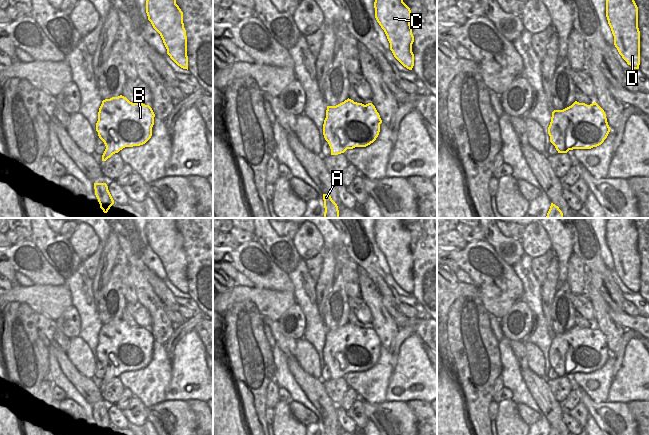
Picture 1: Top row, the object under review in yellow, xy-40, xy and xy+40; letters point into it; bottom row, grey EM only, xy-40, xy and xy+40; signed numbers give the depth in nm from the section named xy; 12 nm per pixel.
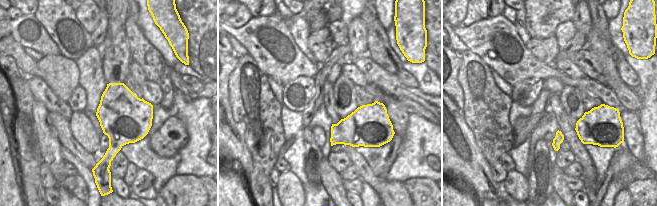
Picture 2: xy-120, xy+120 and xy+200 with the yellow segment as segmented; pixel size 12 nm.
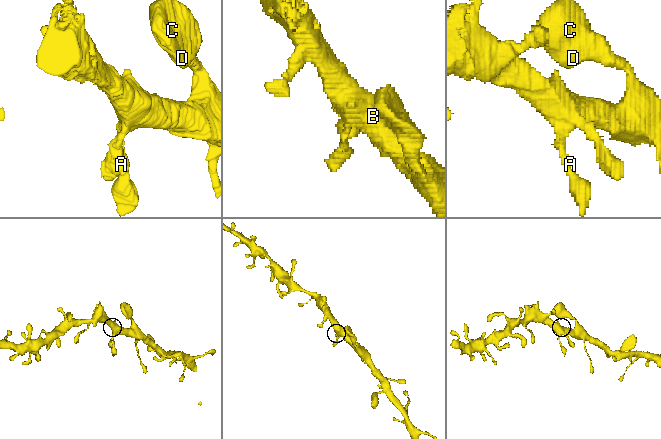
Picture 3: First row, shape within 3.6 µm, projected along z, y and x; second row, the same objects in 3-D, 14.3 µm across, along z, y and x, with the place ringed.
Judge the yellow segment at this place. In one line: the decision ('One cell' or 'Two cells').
One cell

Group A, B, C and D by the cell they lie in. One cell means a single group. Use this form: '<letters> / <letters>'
A B C D

